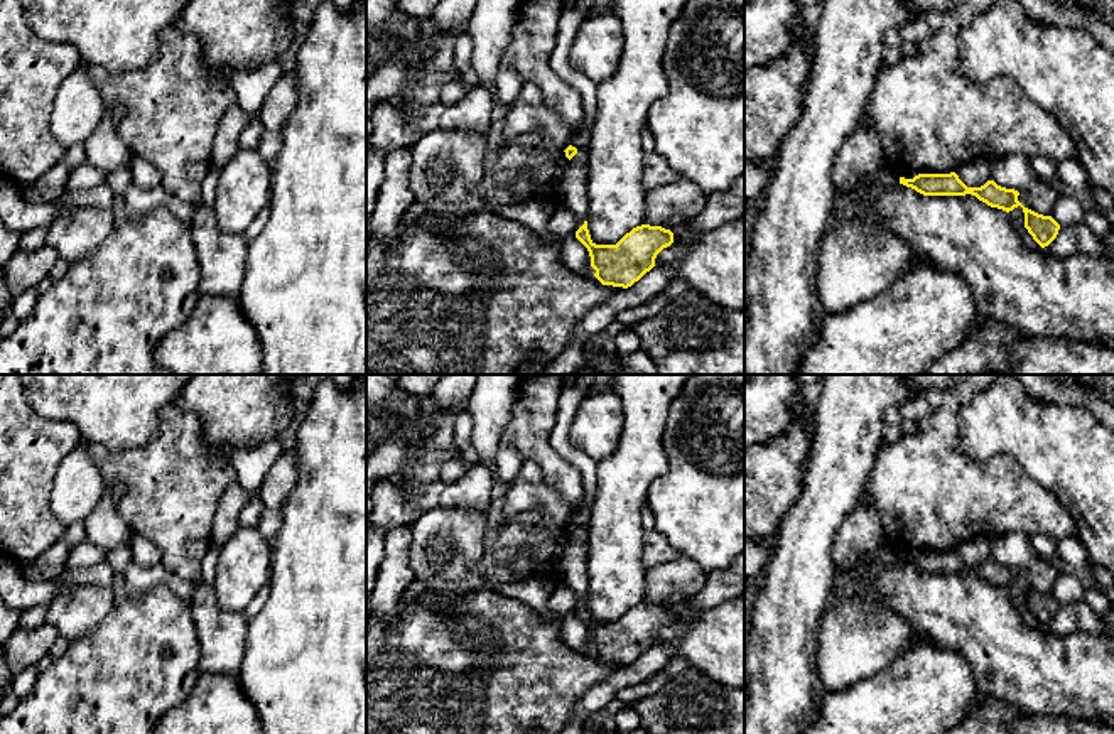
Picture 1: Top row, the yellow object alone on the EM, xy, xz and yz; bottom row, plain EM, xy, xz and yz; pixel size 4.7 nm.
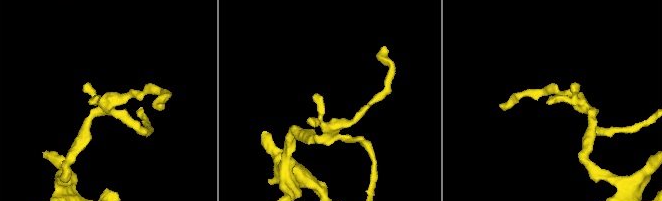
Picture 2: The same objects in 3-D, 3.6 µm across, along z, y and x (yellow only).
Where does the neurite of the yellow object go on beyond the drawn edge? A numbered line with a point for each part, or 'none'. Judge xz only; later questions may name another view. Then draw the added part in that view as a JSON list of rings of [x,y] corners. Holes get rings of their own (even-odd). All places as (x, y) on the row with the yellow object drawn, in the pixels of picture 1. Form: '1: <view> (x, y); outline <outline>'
none

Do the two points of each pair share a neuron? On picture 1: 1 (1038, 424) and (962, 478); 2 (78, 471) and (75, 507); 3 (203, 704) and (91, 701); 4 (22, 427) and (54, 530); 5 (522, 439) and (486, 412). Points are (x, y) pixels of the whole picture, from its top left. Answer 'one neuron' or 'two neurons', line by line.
1: two neurons
2: one neuron
3: two neurons
4: one neuron
5: two neurons

